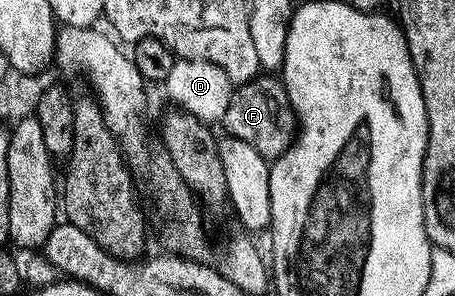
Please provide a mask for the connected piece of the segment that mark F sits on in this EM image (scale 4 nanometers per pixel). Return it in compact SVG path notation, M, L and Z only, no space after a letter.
M258 75L245 85L236 86L219 125L228 136L243 139L243 143L255 147L270 163L289 150L299 132L297 112L291 107L284 84L273 75Z

